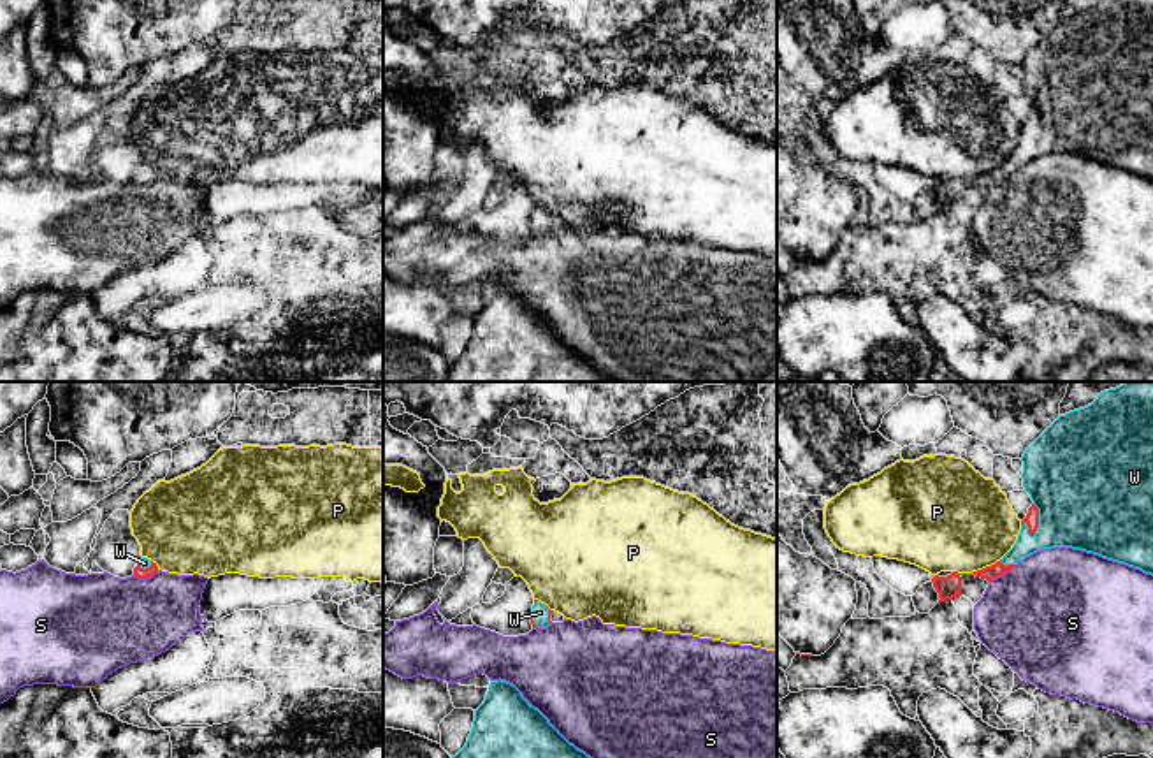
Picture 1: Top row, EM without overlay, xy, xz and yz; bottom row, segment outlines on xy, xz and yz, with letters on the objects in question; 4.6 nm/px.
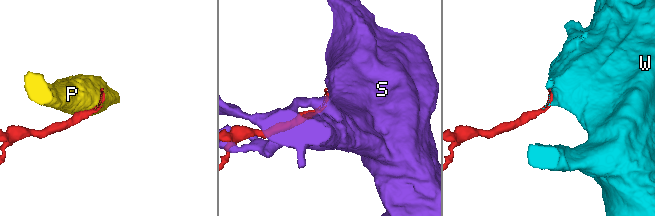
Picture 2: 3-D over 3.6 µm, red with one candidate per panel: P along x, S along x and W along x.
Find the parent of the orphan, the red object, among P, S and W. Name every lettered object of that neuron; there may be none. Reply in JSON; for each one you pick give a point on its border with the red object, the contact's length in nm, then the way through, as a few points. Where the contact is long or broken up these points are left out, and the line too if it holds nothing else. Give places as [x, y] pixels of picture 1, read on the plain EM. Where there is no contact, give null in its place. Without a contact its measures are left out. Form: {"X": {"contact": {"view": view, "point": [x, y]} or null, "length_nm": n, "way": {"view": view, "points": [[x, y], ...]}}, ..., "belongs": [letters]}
{"W": {"contact": {"view": "yz", "point": [1037, 127]}, "length_nm": 160, "way": {"view": "yz", "points": [[1032, 123], [1037, 127], [1053, 127], [1087, 104]]}}, "belongs": ["W"]}

